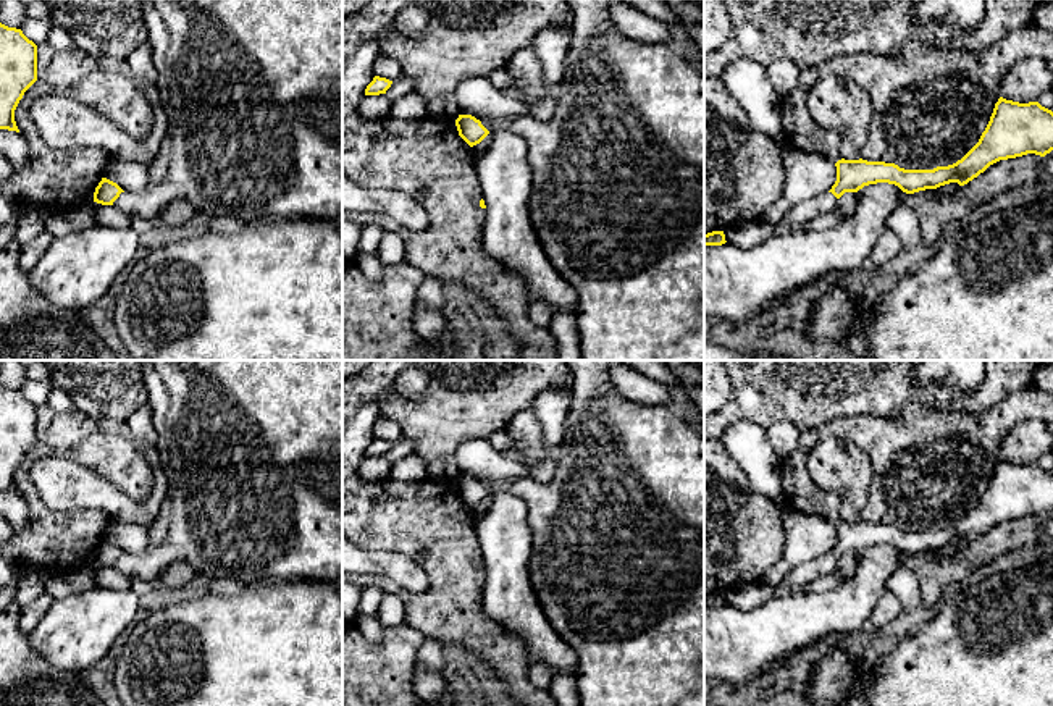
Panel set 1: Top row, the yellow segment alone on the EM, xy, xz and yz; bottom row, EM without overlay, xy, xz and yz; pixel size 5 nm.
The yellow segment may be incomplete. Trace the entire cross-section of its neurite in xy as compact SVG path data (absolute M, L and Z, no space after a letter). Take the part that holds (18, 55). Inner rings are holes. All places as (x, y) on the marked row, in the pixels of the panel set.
M0 23L0 129L19 132L15 110L37 81L37 45L21 29Z

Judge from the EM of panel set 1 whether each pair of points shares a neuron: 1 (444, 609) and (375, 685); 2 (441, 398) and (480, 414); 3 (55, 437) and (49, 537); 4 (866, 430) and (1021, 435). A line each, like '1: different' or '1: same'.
1: different
2: same
3: different
4: different

